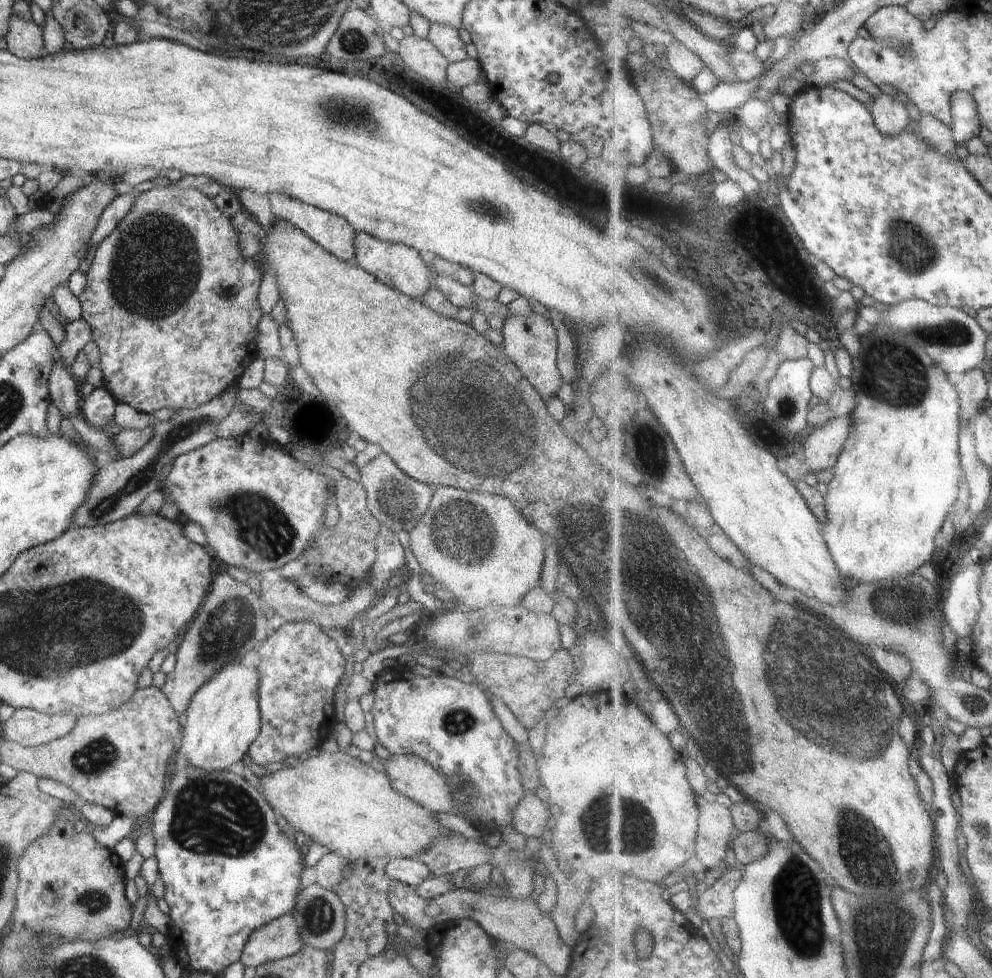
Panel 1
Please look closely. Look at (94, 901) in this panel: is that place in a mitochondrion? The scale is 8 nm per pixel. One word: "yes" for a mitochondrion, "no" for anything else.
yes

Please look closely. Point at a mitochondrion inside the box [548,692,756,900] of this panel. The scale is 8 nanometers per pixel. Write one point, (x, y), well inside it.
(636, 826)

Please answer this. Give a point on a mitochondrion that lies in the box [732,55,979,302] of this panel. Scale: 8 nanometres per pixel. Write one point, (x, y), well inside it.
(909, 247)

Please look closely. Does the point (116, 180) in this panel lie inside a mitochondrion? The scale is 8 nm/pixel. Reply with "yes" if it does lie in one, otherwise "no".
no

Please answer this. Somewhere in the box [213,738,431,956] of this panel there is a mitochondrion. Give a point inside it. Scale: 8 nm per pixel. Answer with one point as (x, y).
(317, 916)

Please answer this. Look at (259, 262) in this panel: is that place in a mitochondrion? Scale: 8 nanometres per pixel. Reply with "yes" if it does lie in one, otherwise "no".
no

